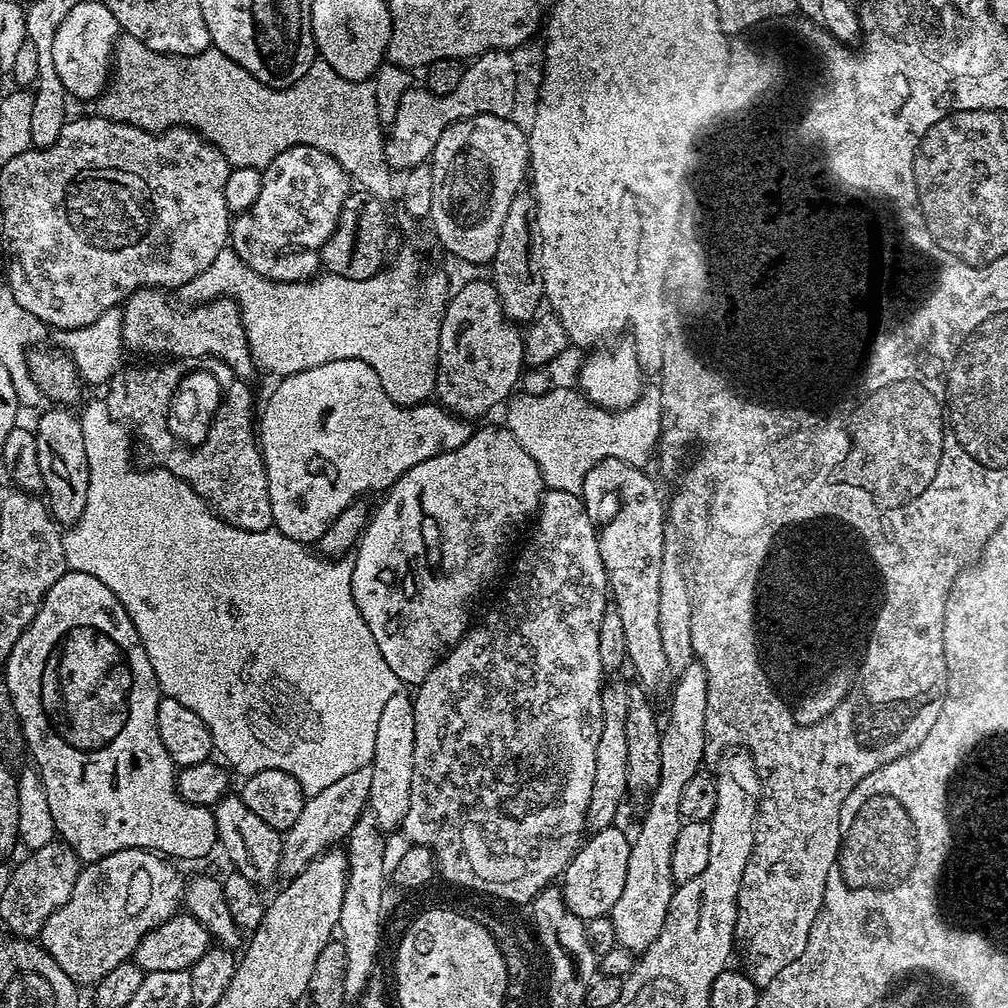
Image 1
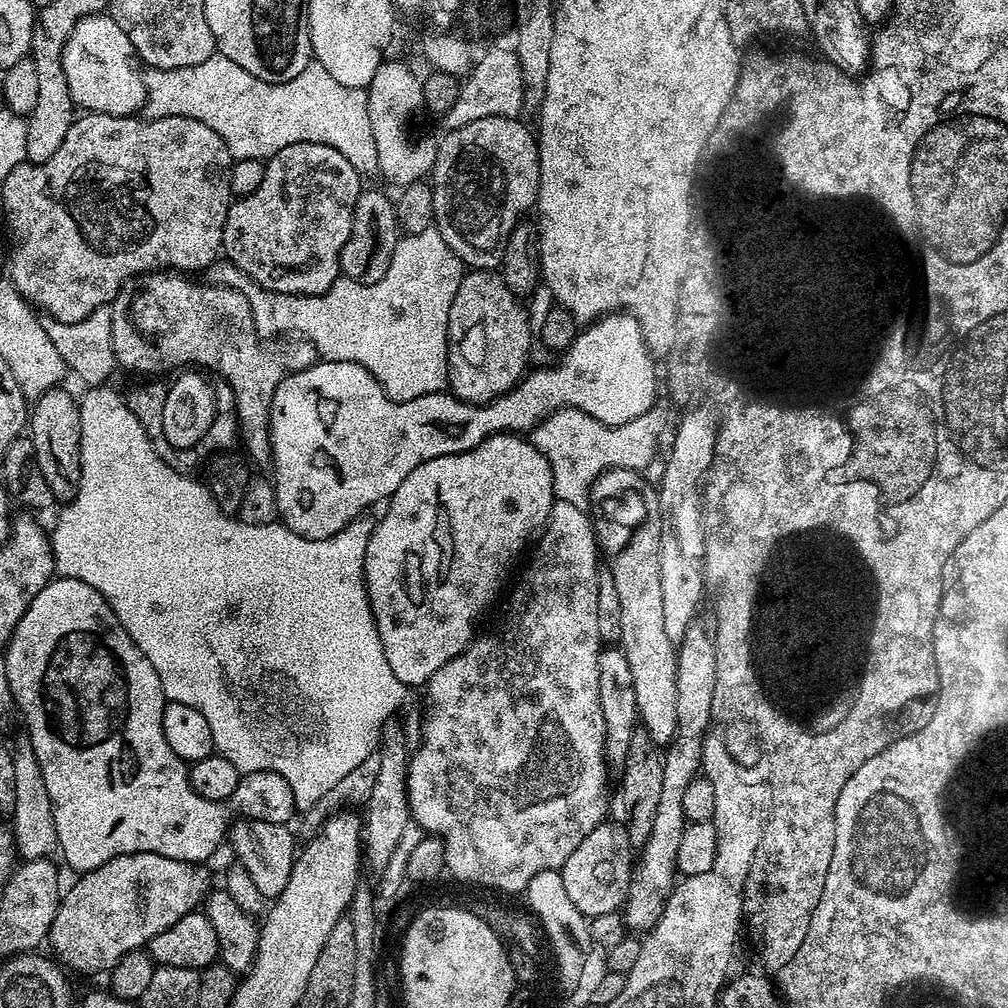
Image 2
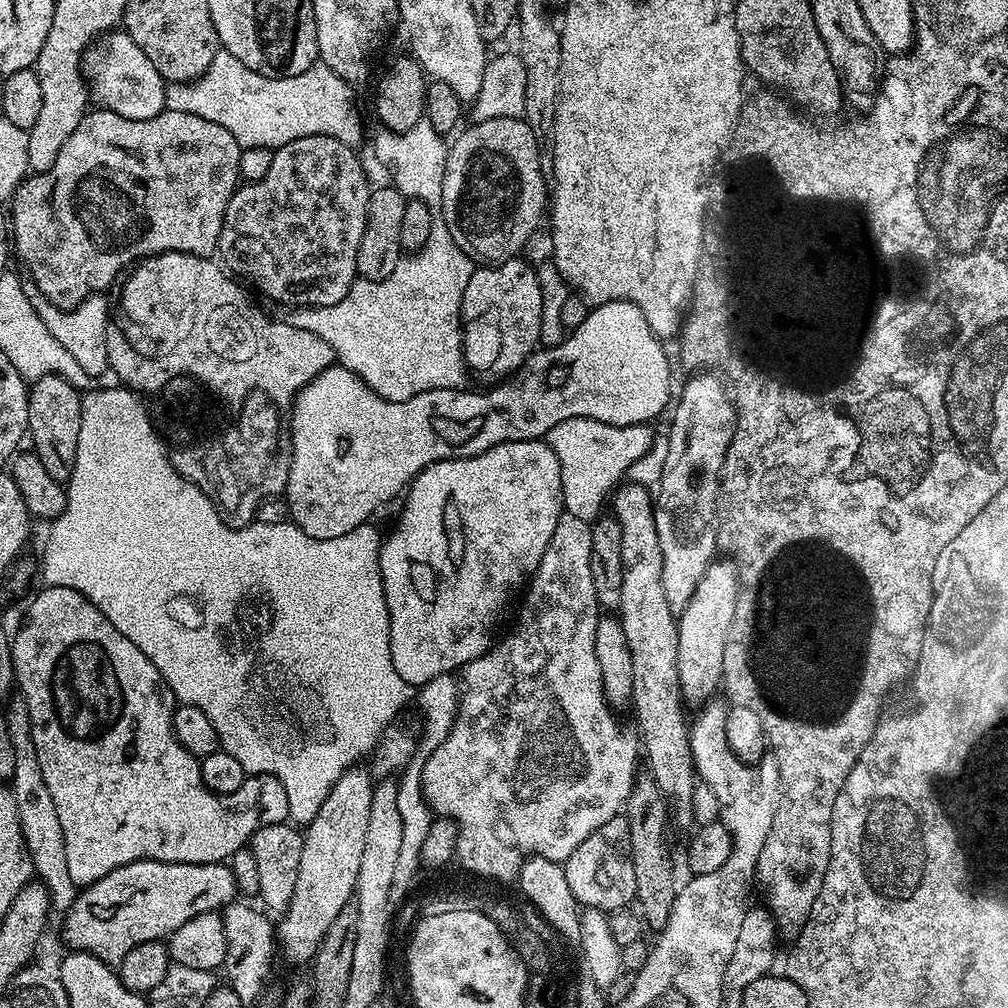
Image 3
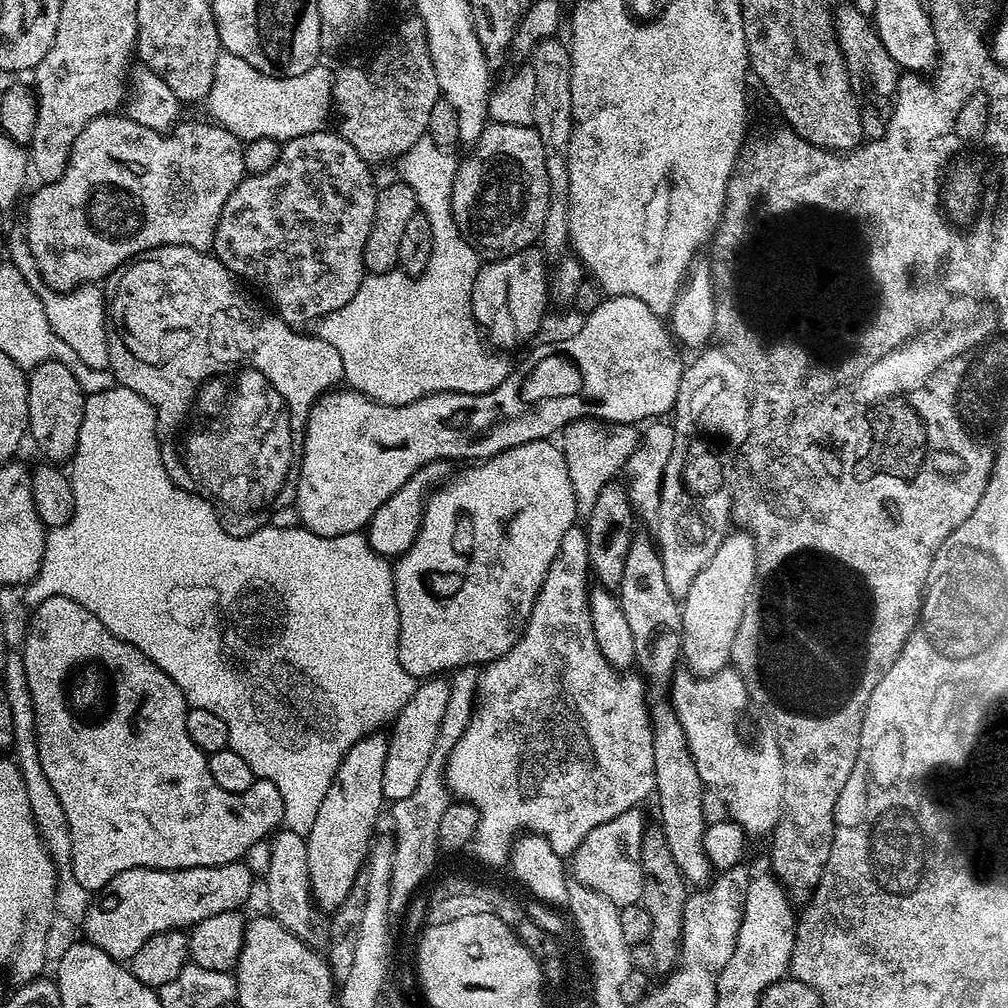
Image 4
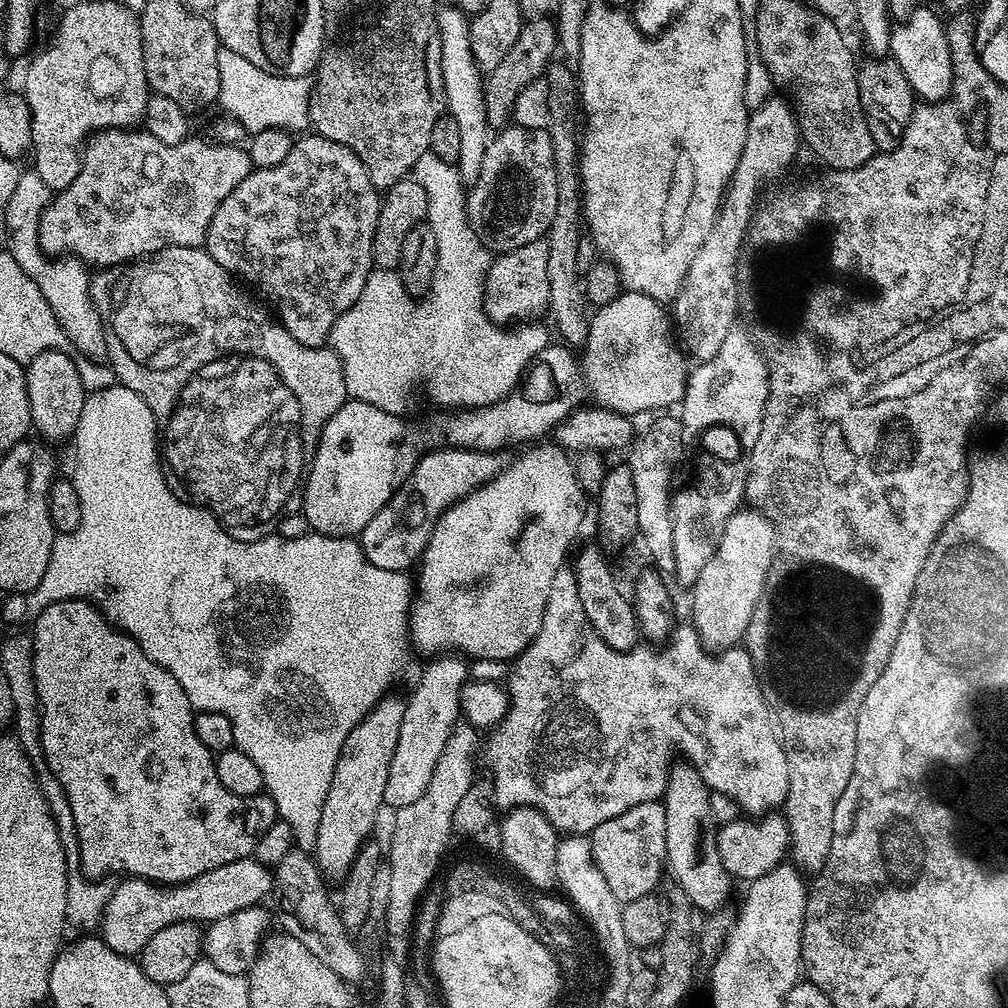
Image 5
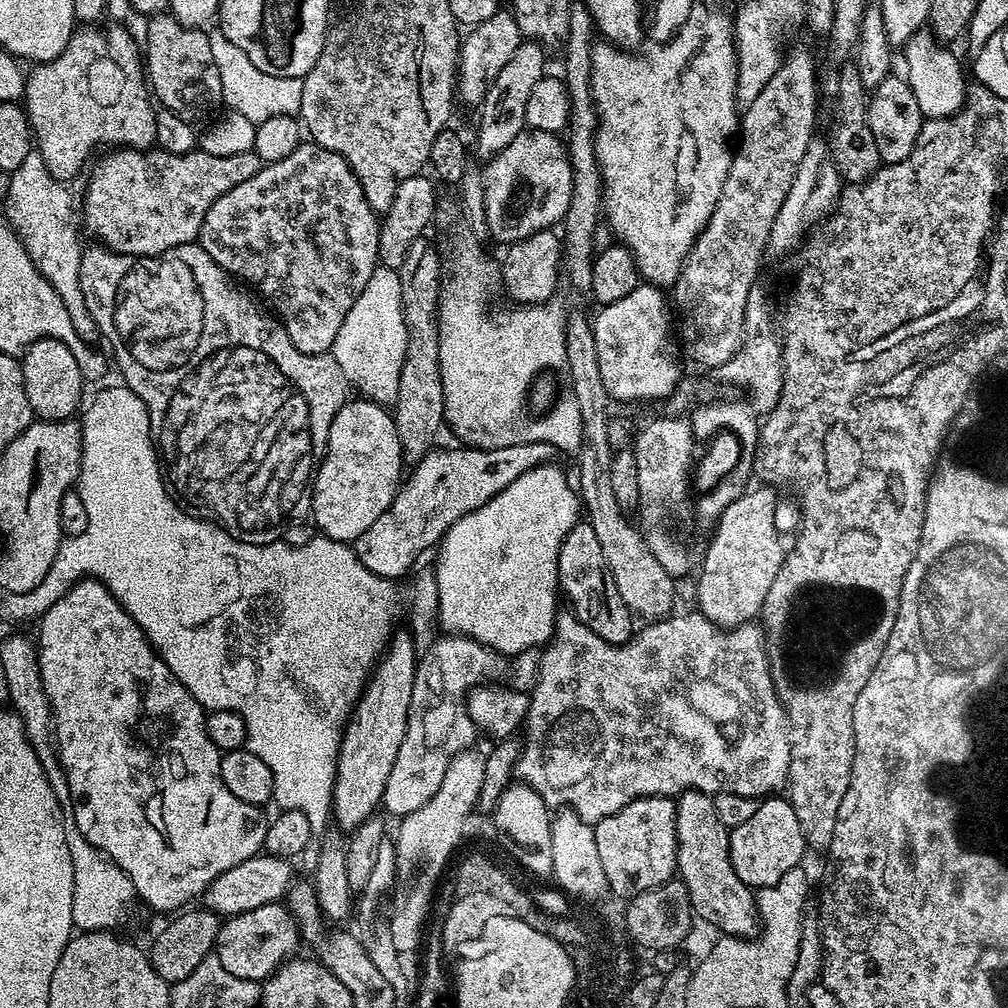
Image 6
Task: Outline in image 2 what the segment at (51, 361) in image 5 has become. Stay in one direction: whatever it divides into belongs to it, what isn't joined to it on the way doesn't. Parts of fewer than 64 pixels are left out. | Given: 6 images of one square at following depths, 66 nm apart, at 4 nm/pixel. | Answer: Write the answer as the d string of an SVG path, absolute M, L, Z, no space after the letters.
M60 386L50 389L30 408L30 439L34 442L38 470L42 470L42 478L46 478L46 486L50 486L52 499L56 502L74 499L78 494L78 482L82 482L80 406L77 397L64 390Z

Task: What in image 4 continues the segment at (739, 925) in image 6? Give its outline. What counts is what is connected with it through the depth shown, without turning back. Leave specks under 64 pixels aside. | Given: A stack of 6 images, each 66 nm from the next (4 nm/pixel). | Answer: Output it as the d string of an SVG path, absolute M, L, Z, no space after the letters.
M653 699L650 704L650 715L652 717L654 774L656 775L654 800L660 803L658 827L664 831L666 846L670 846L670 854L674 857L674 862L678 862L678 870L683 874L685 880L692 886L704 886L714 876L714 869L711 862L706 858L706 850L704 849L704 830L706 825L702 818L702 794L706 786L698 774L692 752L688 748L688 739L682 730L682 722L678 722L676 712L672 709L671 703L667 699Z

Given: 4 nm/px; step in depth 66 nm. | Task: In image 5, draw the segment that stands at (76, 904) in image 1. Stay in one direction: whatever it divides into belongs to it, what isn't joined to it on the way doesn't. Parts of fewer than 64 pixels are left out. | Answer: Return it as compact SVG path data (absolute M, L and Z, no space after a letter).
M252 856L226 862L226 866L218 866L214 870L206 870L206 874L198 874L198 878L187 880L184 884L165 886L143 878L121 880L124 881L113 887L98 932L110 950L130 957L140 953L150 938L163 927L174 926L174 922L211 922L226 918L237 910L257 907L274 892L273 869L269 865L260 864Z

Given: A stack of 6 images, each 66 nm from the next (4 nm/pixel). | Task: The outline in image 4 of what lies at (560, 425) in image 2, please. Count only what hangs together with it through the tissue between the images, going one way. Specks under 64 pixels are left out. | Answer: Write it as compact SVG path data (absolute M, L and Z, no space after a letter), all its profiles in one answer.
M591 418L576 420L562 429L558 443L566 458L566 470L570 470L570 486L574 486L576 511L581 517L587 518L590 514L598 494L602 494L602 486L613 483L625 471L625 464L640 440L641 433L631 424L609 424Z

